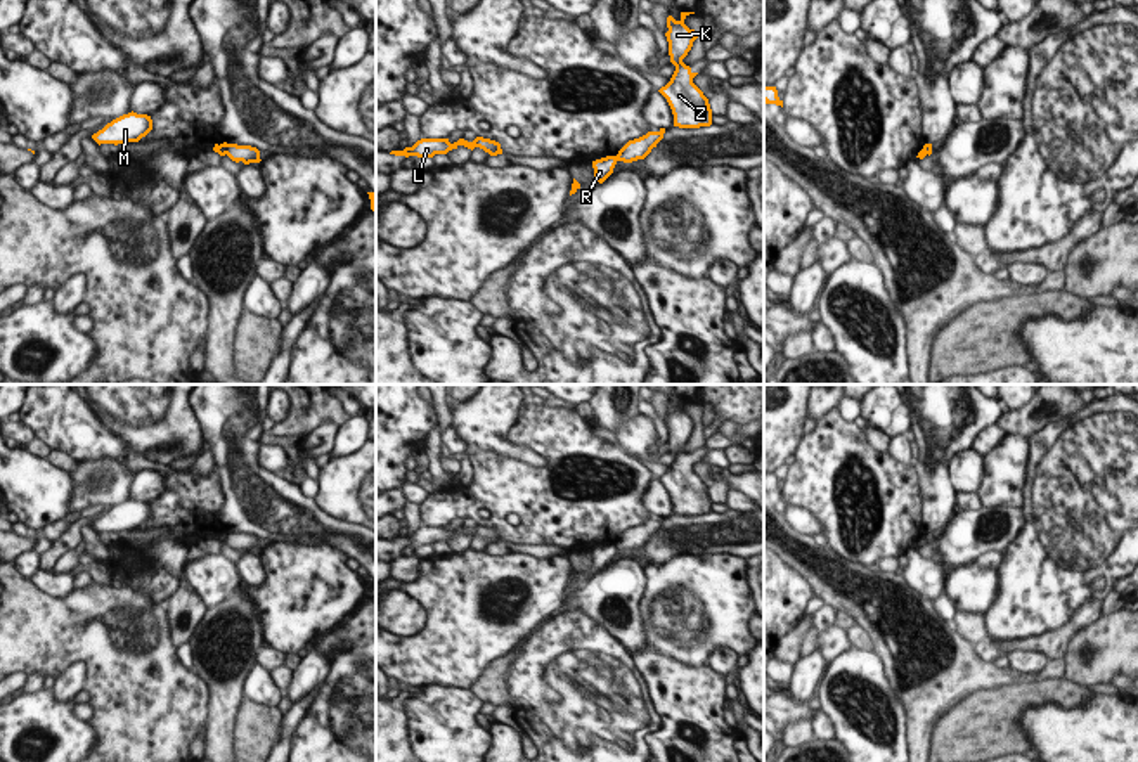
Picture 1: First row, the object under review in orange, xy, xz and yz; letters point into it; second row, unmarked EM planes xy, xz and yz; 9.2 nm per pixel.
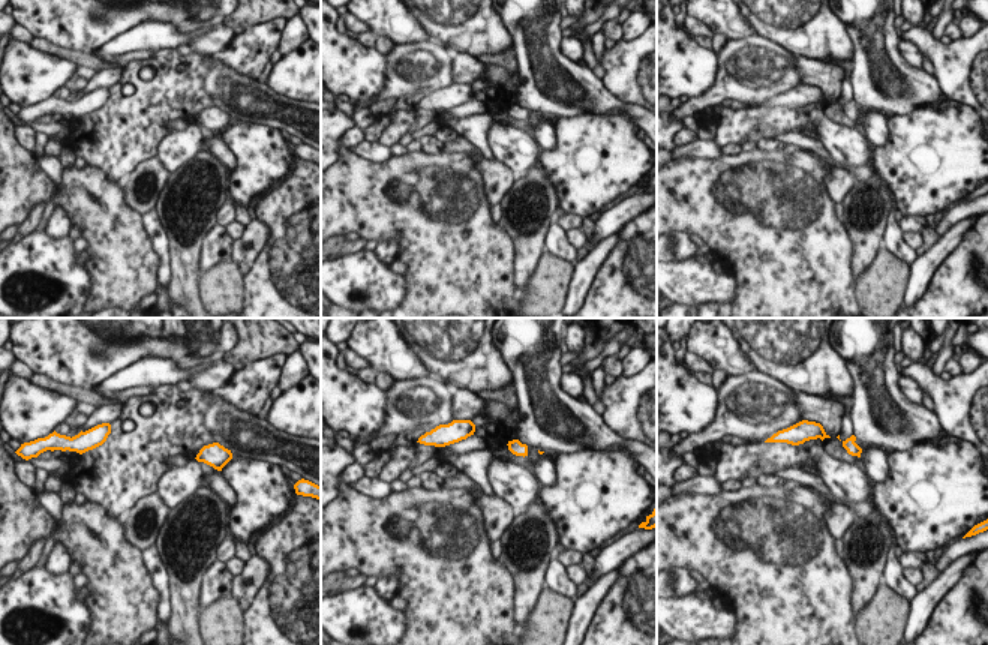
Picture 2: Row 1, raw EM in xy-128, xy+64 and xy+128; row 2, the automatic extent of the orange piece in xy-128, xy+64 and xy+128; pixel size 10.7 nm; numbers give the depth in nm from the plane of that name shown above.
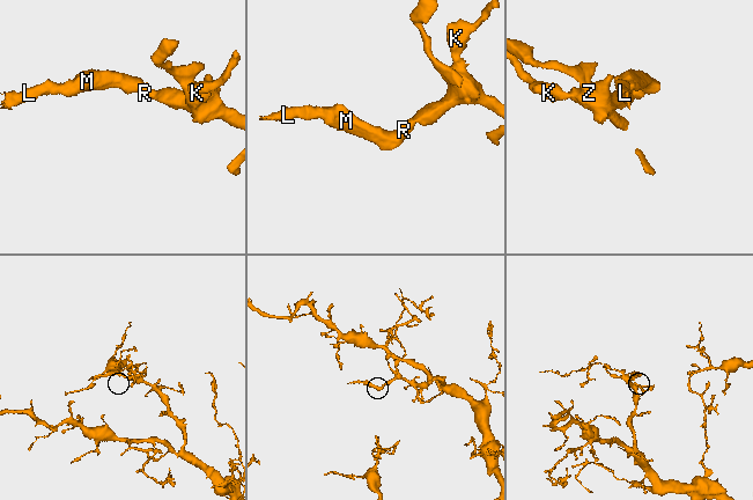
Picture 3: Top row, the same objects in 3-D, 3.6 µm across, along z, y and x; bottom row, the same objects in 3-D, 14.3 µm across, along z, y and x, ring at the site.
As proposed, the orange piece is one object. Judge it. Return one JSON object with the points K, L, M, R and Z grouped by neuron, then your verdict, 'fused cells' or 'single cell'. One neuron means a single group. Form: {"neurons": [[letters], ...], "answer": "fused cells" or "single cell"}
{"neurons": [["K", "Z"], ["L", "M", "R"]], "answer": "fused cells"}

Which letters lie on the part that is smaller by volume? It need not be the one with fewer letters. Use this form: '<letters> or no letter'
L, M, R

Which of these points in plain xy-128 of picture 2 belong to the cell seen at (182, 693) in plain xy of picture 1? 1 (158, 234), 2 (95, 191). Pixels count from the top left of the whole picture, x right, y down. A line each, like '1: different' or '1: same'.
1: different
2: same

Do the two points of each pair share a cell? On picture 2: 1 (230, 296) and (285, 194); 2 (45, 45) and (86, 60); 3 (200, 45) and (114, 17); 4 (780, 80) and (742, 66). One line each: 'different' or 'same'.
1: different
2: same
3: different
4: same

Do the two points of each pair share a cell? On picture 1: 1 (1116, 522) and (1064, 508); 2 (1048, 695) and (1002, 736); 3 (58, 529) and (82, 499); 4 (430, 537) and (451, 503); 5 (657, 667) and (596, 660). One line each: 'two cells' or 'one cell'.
1: one cell
2: one cell
3: two cells
4: two cells
5: two cells

